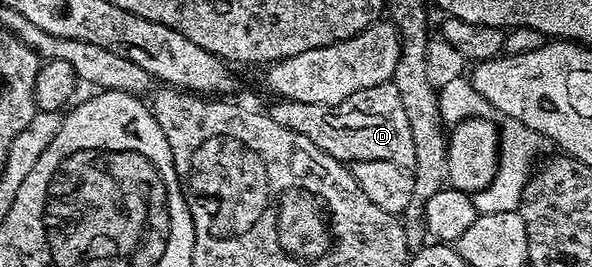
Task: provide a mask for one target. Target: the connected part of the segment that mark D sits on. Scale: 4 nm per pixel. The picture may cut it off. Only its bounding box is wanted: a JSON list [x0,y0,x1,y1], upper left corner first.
[270,81,414,169]

